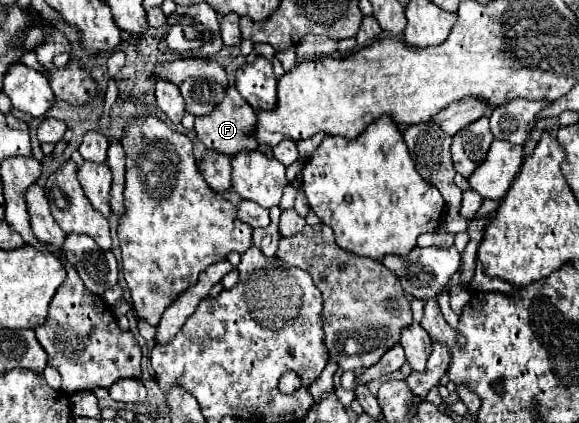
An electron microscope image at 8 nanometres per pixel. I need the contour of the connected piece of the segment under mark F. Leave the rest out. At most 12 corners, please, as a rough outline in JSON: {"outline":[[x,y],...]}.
{"outline":[[235,87],[195,121],[207,149],[235,157],[259,149],[257,113]]}

